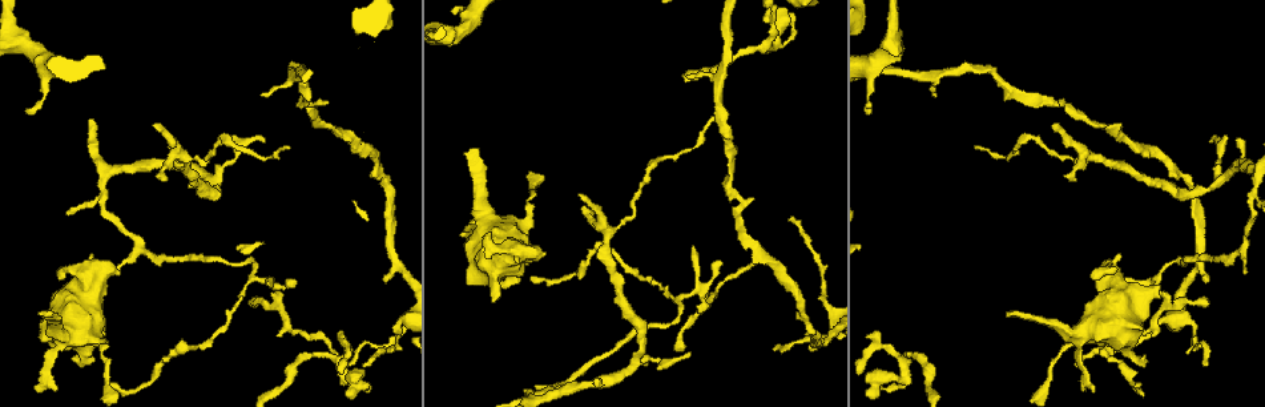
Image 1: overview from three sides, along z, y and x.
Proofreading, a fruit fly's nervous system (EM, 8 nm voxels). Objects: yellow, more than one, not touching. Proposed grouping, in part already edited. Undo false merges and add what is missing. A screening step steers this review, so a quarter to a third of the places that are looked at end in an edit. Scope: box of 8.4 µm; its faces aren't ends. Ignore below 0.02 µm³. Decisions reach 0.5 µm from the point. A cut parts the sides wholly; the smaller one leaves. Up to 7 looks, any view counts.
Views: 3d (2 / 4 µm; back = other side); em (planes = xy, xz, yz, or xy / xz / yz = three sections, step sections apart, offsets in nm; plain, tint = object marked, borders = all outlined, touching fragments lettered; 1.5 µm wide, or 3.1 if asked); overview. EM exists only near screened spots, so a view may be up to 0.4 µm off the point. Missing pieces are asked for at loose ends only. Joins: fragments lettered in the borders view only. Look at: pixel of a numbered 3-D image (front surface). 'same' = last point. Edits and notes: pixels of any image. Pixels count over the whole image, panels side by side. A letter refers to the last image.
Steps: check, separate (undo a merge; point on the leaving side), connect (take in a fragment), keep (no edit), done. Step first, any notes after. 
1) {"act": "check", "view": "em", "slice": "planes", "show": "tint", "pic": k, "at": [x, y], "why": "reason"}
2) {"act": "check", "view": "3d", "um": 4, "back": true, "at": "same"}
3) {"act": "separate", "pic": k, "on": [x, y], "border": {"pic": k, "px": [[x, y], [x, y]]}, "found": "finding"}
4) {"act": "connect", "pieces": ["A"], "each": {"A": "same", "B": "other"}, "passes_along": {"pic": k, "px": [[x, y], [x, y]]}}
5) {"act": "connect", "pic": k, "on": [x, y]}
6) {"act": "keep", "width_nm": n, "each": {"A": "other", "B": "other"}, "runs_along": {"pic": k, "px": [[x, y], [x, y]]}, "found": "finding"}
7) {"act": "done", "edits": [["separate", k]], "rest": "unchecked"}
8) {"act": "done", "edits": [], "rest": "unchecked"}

{"act": "check", "view": "em", "slice": "yz", "step": 4, "show": "borders", "pic": 1, "at": [351, 362], "why": "free end"}

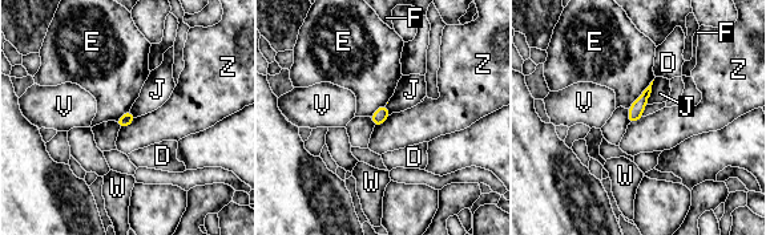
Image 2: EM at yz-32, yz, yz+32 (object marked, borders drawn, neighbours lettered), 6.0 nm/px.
{"act": "keep", "width_nm": 80, "each": {"D": "other", "E": "other", "F": "other", "J": "other", "V": "other", "W": "other", "Z": "other"}, "border": {"pic": 2, "px": [[653, 78], [628, 109]]}, "found": "no lettered fragment goes on from it"}

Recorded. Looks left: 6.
{"act": "check", "view": "3d", "um": 4, "back": true, "pic": 1, "at": [363, 363], "why": "tapers out"}

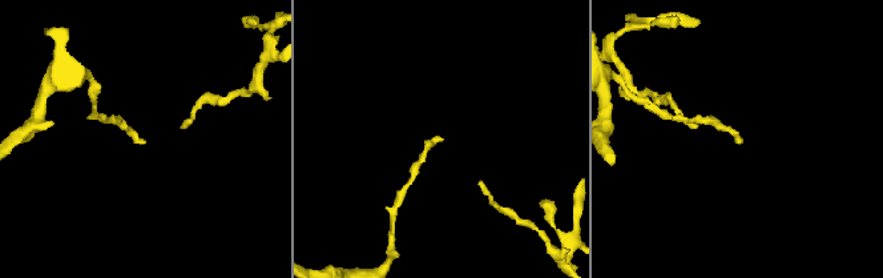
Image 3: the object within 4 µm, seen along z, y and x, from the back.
{"act": "check", "view": "em", "slice": "xz", "step": 8, "show": "borders", "pic": 3, "at": [436, 138], "why": "now the EM"}

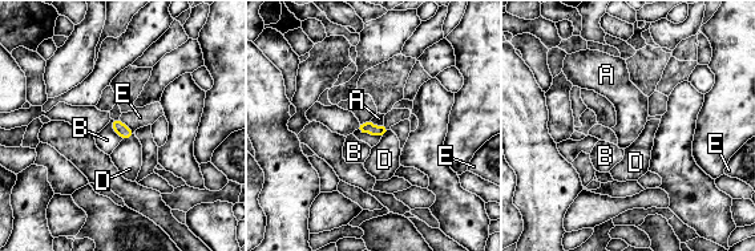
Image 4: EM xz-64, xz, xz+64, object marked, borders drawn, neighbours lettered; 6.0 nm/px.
{"act": "keep", "each": {"A": "other", "B": "other", "D": "other", "E": "other"}, "border": {"pic": 4, "px": [[112, 120], [109, 126], [121, 140]]}, "found": "none of them fits"}

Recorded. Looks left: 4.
{"act": "check", "view": "3d", "um": 2, "pic": 1, "at": [593, 380], "why": "branch stops here"}

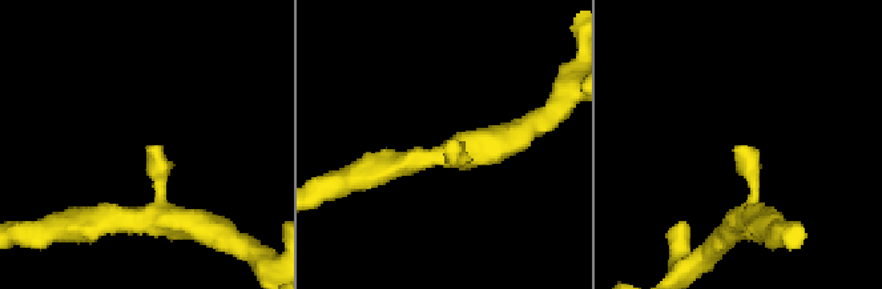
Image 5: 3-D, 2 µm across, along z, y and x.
{"act": "check", "view": "em", "slice": "planes", "show": "borders", "pic": 5, "at": [146, 148]}

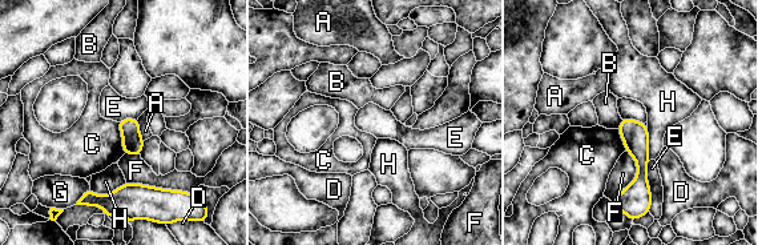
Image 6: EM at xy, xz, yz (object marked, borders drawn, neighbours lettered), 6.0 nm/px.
{"act": "keep", "width_nm": 130, "each": {"A": "other", "B": "other", "C": "other", "D": "other", "E": "other", "F": "other", "G": "other", "H": "other"}, "runs_along": {"pic": 6, "px": [[631, 121], [641, 181], [621, 201]]}, "found": "none of them fits"}

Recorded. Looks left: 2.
{"act": "done", "edits": [], "rest": "unchecked"}

